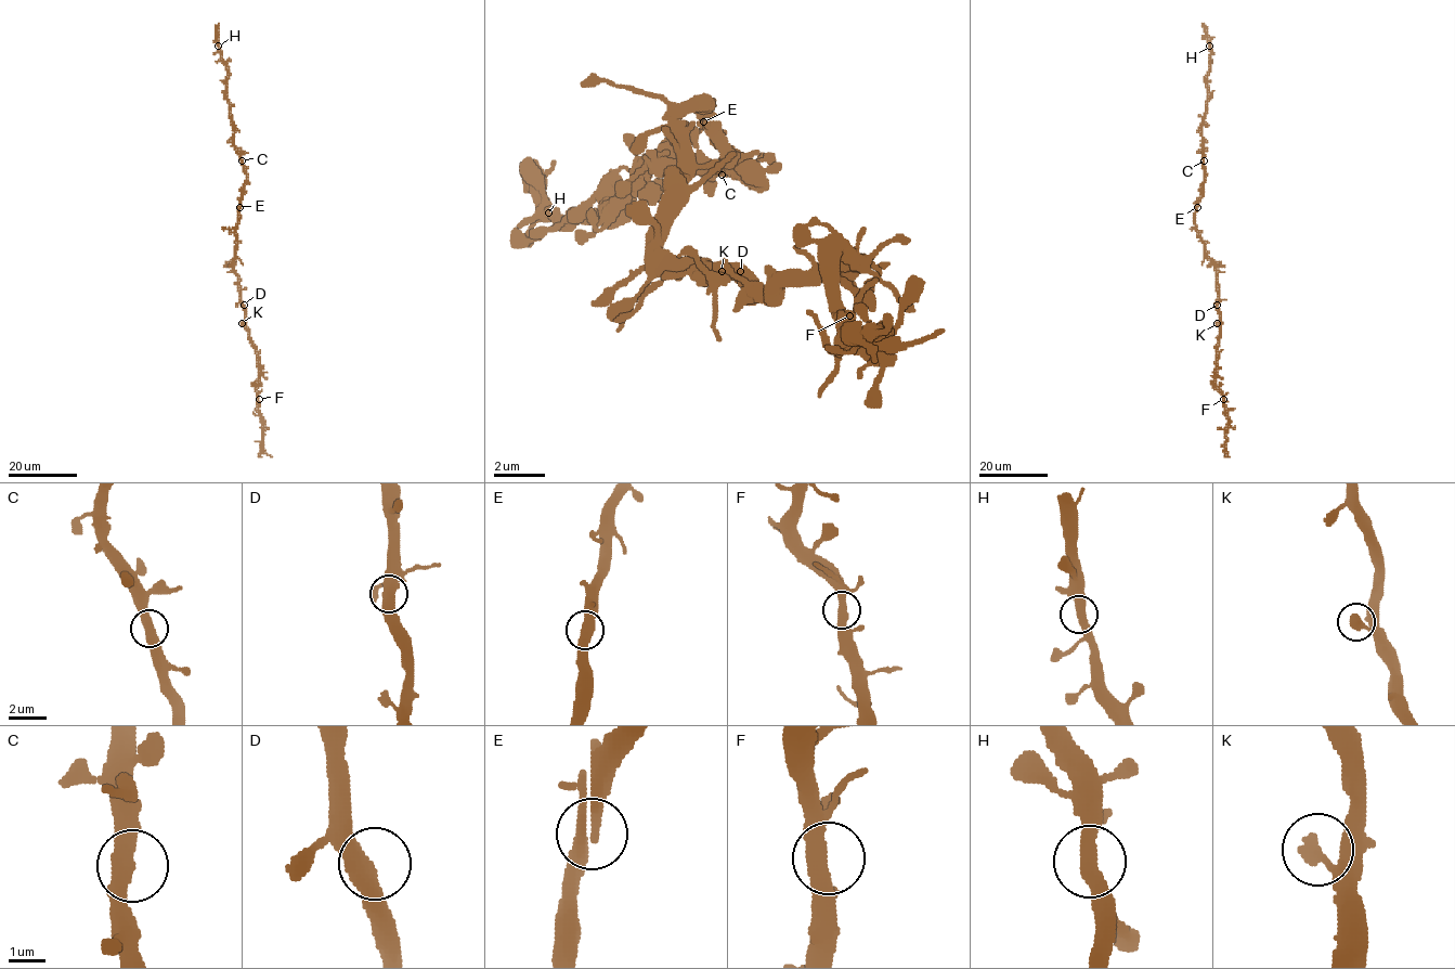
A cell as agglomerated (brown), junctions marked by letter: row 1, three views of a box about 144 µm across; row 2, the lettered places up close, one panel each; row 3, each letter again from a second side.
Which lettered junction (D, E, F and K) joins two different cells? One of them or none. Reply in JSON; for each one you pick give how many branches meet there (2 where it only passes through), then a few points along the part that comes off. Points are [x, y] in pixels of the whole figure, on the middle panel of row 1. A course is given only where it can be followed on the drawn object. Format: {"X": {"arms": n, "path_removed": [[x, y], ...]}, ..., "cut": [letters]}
{"cut": []}

